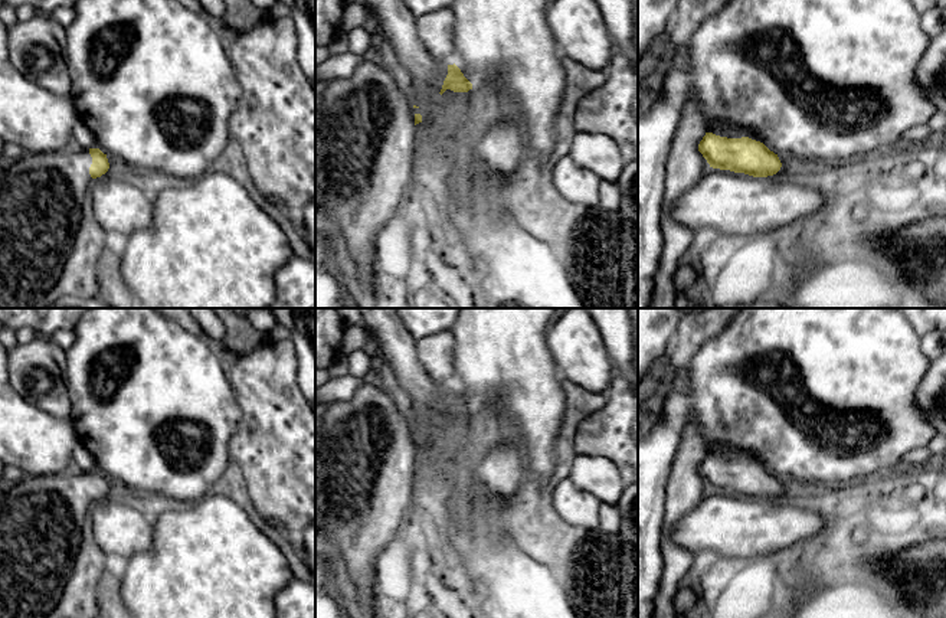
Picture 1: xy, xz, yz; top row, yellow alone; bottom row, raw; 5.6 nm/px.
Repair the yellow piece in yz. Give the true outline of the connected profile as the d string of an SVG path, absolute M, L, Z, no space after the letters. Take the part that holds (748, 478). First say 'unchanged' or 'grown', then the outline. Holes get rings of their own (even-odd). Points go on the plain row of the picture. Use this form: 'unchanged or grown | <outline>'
unchanged | M706 455L698 467L698 474L710 490L744 496L753 500L776 497L782 485L763 465L749 460L727 461Z

